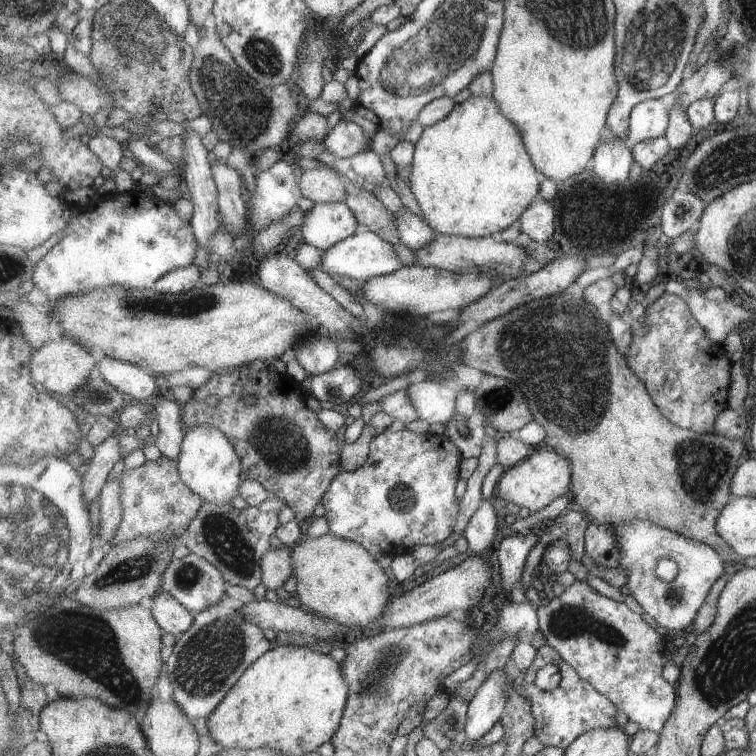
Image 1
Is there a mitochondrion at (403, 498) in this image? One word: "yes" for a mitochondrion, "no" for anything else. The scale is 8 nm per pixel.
yes

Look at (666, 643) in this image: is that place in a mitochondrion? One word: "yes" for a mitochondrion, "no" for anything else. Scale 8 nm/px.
no

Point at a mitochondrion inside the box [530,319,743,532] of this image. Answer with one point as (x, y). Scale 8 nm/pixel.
(703, 469)

